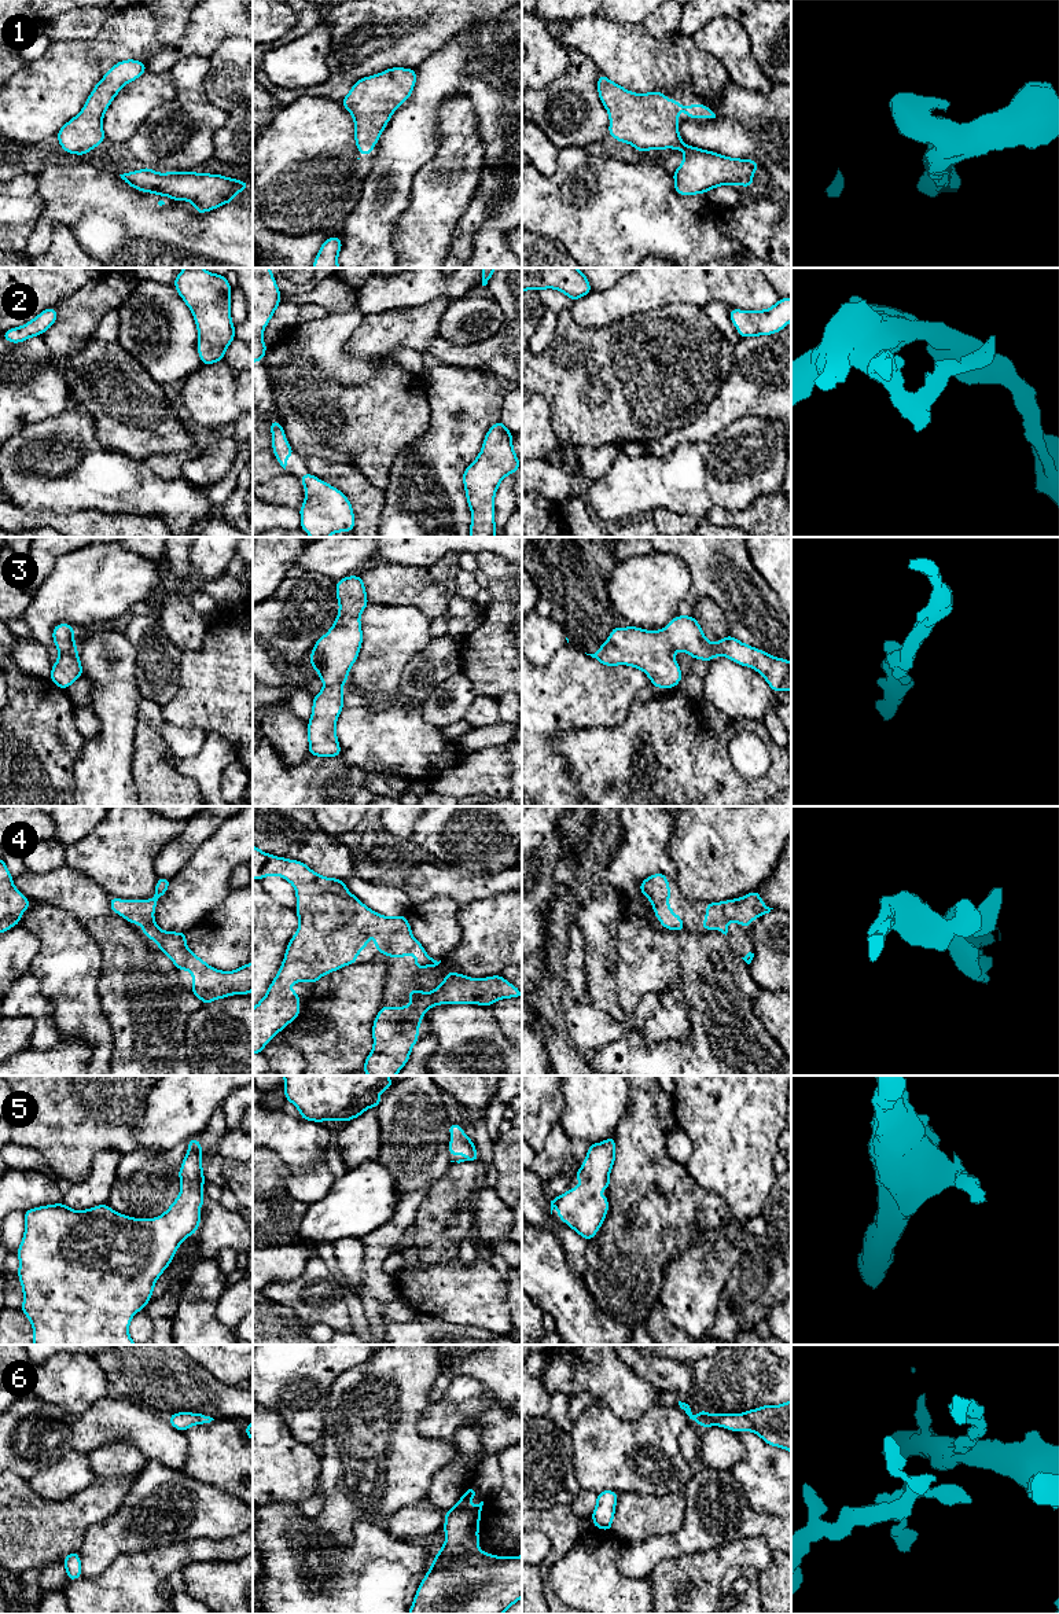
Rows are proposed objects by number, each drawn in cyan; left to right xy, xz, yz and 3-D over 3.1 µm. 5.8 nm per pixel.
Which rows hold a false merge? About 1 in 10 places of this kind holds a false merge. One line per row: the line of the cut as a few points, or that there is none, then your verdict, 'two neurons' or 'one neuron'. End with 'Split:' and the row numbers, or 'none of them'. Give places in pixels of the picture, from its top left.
1: no cut; one neuron
2: no cut; one neuron
3: no cut; one neuron
4: no cut; one neuron
5: no cut; one neuron
6: no cut; one neuron
Split: none of them

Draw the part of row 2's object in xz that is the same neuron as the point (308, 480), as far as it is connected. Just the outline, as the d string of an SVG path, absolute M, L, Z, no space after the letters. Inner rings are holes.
M310 473L298 478L305 486L305 500L298 510L301 529L310 537L330 537L339 532L353 532L354 514L349 499L337 488Z

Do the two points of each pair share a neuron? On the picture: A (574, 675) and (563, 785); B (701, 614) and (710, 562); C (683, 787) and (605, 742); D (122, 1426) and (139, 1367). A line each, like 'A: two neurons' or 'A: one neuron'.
A: one neuron
B: two neurons
C: one neuron
D: two neurons

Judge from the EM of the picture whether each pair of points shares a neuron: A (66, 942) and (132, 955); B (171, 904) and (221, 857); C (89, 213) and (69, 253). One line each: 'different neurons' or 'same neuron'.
A: different neurons
B: same neuron
C: different neurons

